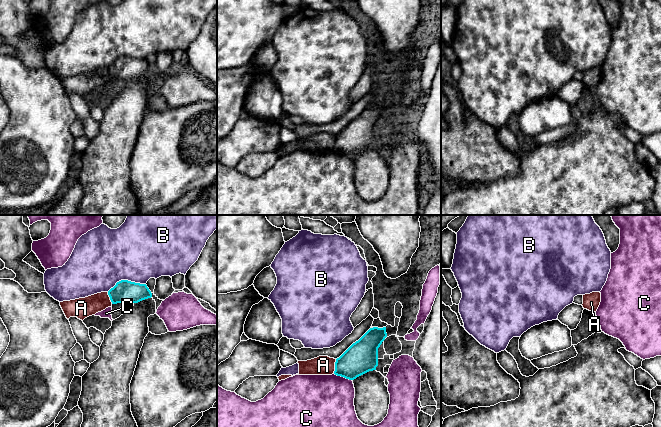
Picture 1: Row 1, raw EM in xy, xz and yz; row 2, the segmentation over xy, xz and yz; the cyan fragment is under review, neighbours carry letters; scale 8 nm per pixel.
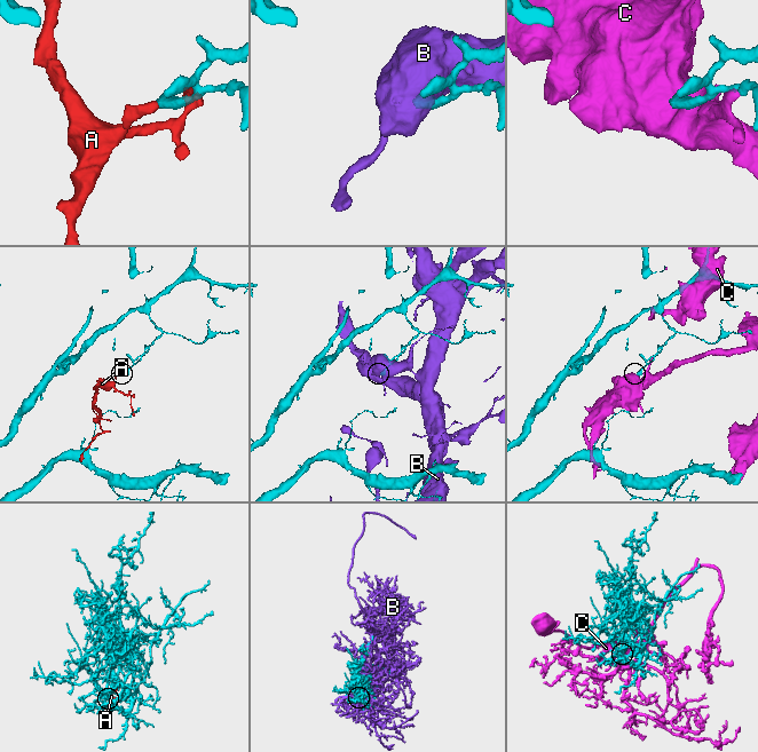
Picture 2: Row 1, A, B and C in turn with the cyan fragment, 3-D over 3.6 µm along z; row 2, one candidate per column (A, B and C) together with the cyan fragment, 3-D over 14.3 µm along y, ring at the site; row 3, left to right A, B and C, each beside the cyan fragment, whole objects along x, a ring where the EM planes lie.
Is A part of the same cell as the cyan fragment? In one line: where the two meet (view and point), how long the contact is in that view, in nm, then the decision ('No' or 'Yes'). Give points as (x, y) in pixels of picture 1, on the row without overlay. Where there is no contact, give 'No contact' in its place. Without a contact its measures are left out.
Touches cyan at xz (335, 142). Shared border 120 nm. No

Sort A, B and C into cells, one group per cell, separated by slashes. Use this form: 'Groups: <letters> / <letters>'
Groups: A / B / C

